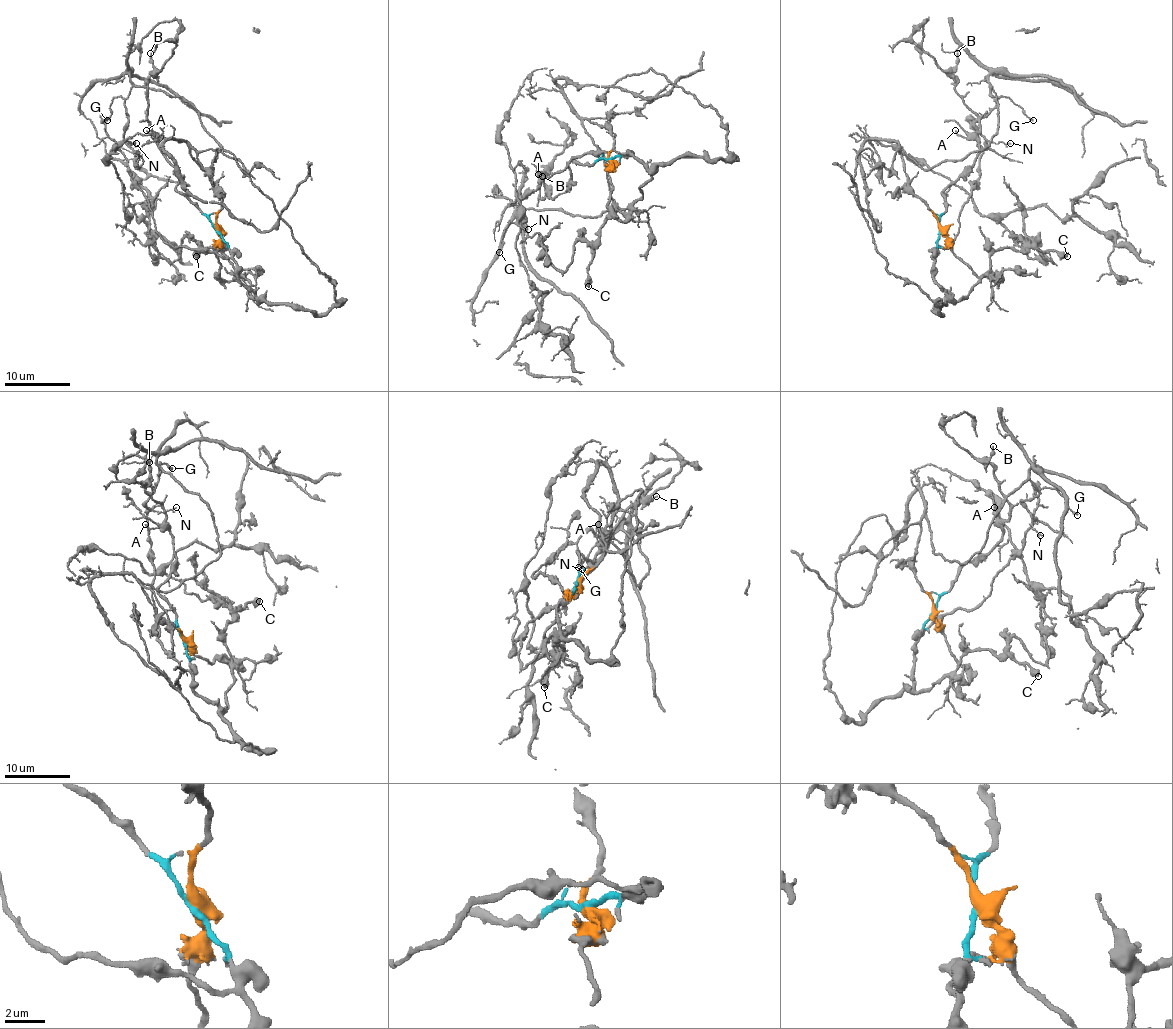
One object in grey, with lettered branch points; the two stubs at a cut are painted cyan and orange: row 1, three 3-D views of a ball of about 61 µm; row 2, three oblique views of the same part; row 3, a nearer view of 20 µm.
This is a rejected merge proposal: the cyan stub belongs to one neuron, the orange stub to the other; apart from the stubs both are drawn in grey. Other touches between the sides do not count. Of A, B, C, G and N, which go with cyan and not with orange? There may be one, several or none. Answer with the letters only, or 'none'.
A, B, C

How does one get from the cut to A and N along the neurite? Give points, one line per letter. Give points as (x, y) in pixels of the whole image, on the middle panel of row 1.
A: (608, 159), (597, 159), (592, 164), (571, 162), (571, 185), (554, 198), (551, 198), (543, 177), (538, 173)
N: (608, 159), (613, 136), (584, 119), (613, 205), (600, 216), (517, 214), (520, 193), (528, 229)

